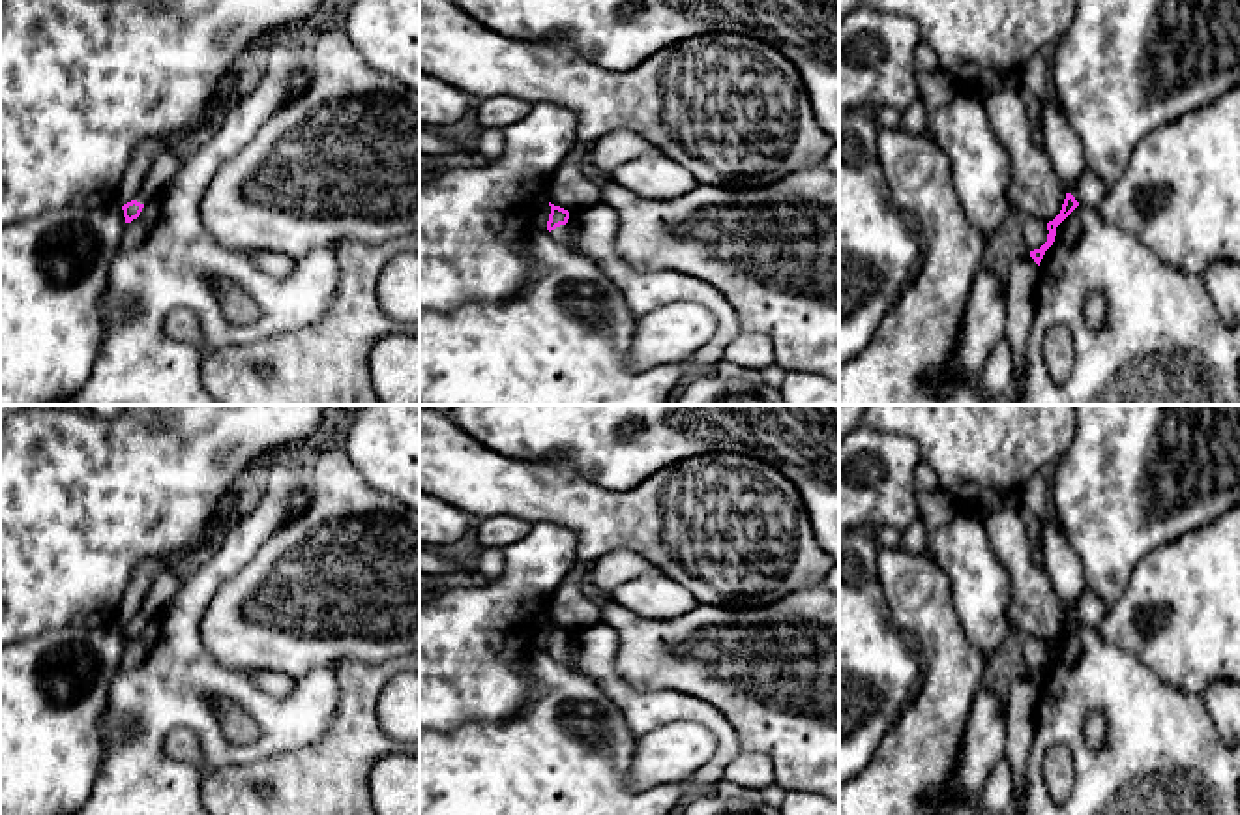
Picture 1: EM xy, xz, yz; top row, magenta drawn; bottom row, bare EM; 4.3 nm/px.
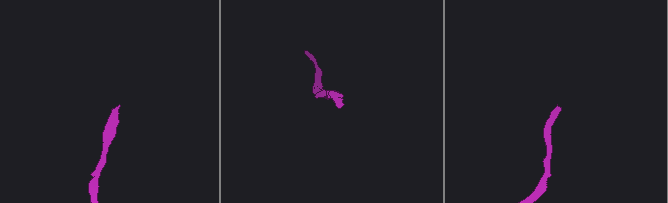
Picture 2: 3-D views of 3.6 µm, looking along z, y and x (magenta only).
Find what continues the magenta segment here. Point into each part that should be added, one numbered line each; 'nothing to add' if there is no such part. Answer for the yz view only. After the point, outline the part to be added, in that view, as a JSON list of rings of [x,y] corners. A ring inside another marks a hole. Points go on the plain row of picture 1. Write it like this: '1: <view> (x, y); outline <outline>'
1: yz (1089, 609); outline [[[1085,588],[1070,613],[1079,624],[1098,628],[1107,613],[1107,605],[1090,588]]]

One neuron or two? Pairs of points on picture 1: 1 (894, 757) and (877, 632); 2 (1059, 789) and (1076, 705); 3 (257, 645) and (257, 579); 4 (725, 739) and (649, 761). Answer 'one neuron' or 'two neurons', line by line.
1: two neurons
2: two neurons
3: one neuron
4: two neurons

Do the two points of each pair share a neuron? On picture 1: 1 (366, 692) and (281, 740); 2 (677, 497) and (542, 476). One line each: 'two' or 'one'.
1: two
2: one

